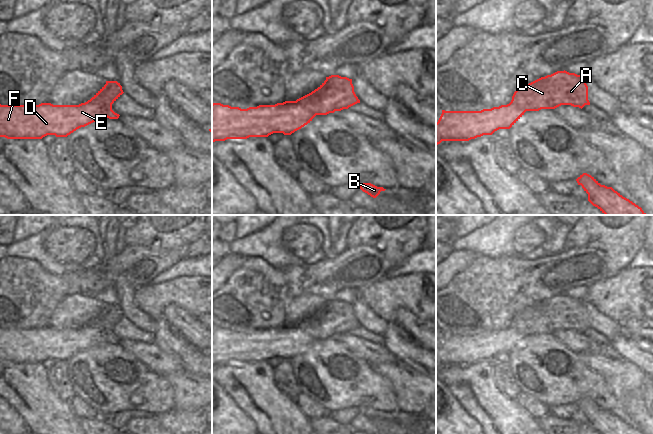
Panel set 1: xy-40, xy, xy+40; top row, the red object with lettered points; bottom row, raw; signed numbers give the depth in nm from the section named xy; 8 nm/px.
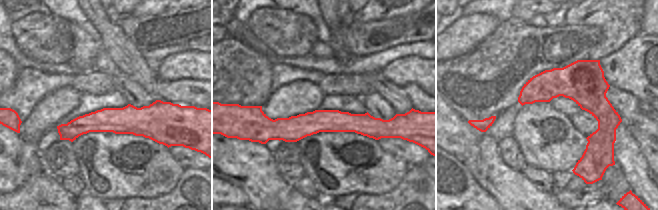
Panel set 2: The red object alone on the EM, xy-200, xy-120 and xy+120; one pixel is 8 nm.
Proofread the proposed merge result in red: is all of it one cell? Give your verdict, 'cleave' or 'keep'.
cleave

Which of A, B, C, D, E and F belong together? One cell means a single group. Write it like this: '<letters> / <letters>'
A B C / D E F

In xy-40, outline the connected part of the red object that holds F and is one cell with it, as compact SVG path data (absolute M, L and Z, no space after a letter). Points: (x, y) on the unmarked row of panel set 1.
M97 327L79 329L1 329L0 361L7 363L42 363L47 359L67 361L77 353L105 341L118 343L119 338Z

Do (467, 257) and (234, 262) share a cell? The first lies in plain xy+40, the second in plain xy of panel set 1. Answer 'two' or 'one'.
one

